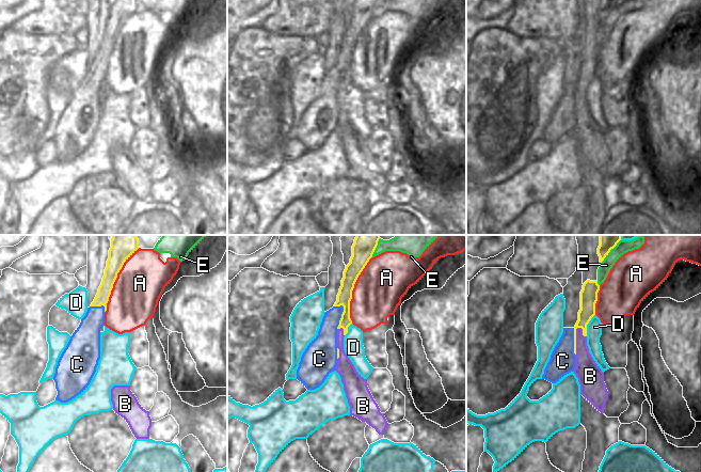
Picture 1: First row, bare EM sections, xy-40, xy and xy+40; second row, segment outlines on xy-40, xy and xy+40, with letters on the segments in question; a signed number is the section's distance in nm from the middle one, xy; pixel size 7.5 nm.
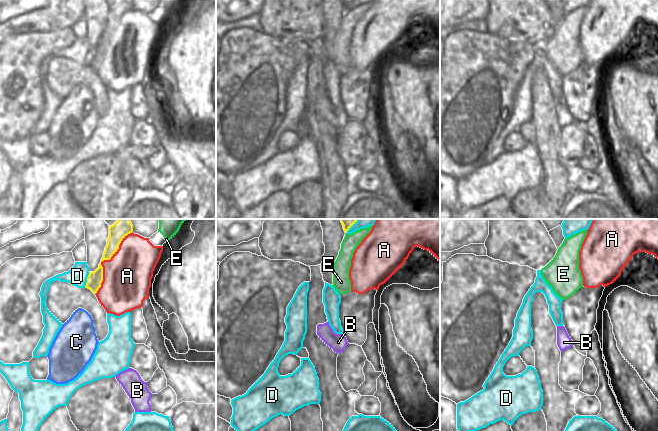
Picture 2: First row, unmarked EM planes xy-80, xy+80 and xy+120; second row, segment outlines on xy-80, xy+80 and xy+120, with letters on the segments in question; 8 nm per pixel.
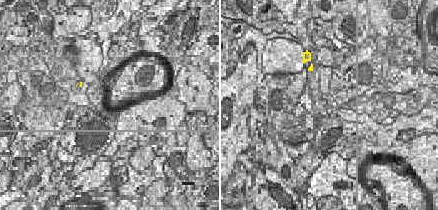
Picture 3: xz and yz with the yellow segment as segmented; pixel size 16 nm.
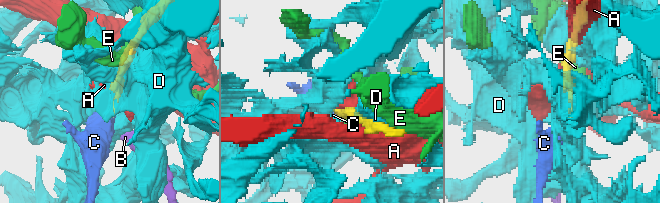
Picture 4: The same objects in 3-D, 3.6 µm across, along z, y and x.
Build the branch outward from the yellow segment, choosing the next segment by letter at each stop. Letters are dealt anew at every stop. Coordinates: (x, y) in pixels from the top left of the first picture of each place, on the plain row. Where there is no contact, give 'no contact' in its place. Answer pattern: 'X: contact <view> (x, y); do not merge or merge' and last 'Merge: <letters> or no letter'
A: contact xy-40 (115, 40); do not merge
B: contact xy+40 (575, 100); do not merge
C: contact xy (341, 78); merge
D: contact xy+40 (587, 84); do not merge
E: contact xy+40 (609, 12); do not merge
Merge: C

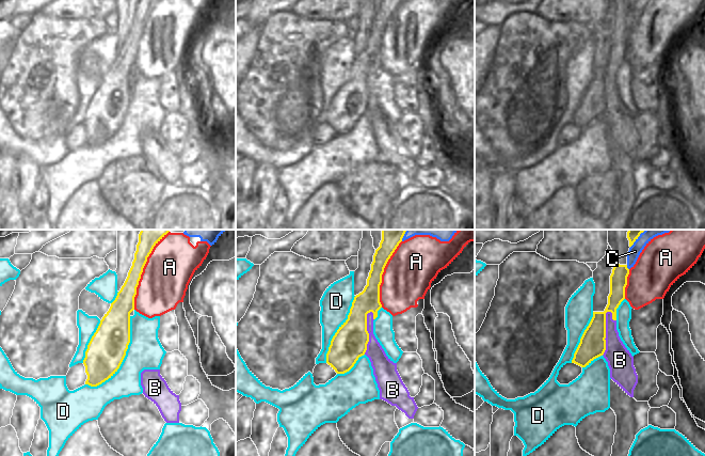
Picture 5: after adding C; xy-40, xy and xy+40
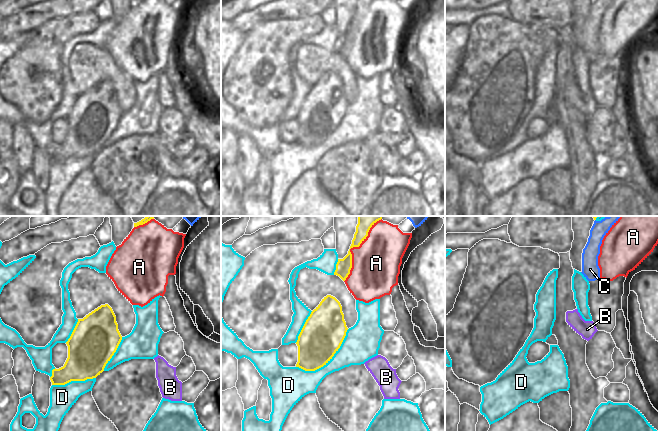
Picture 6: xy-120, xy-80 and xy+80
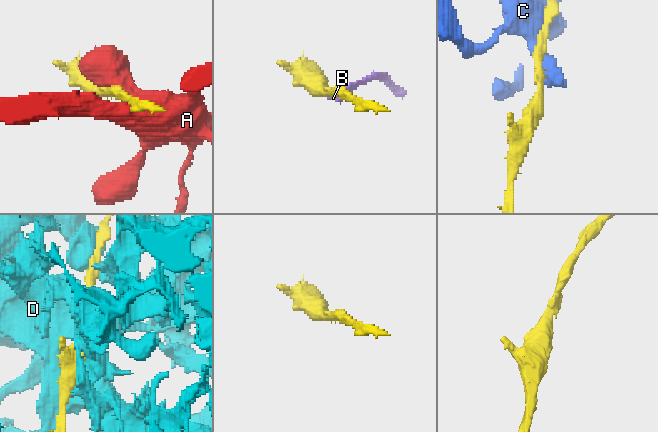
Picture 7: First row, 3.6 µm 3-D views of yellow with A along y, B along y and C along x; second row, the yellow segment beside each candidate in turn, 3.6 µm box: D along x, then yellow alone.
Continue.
A: contact xy-40 (141, 34); do not merge
B: contact xy+40 (605, 93); do not merge
C: contact xy+40 (626, 28); do not merge
D: contact xy-40 (123, 120); do not merge
Merge: no letter

